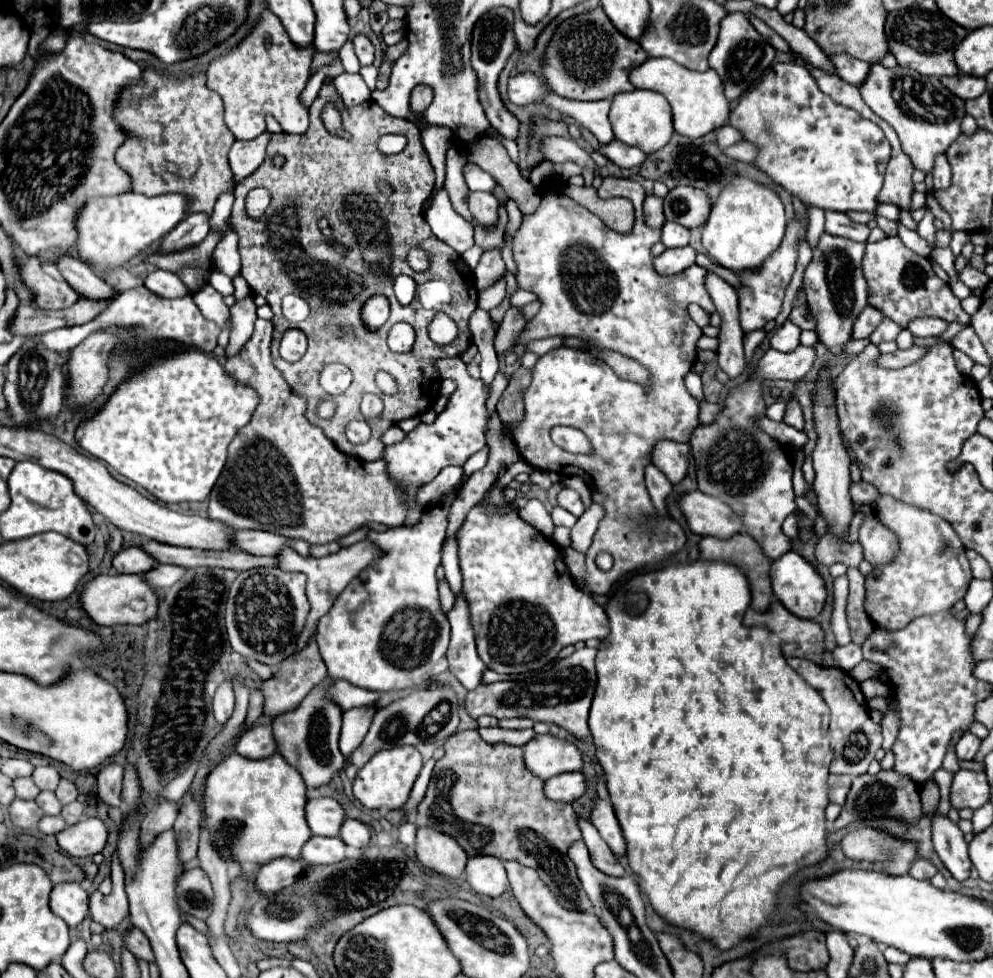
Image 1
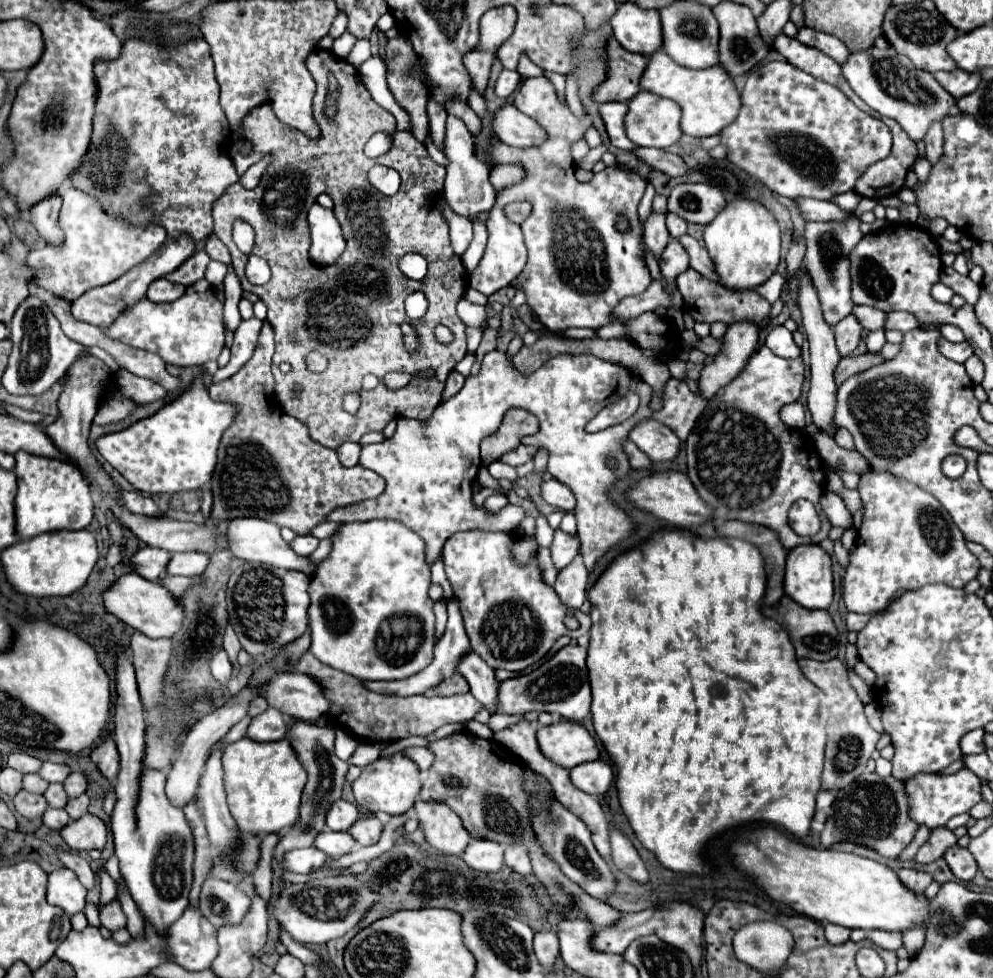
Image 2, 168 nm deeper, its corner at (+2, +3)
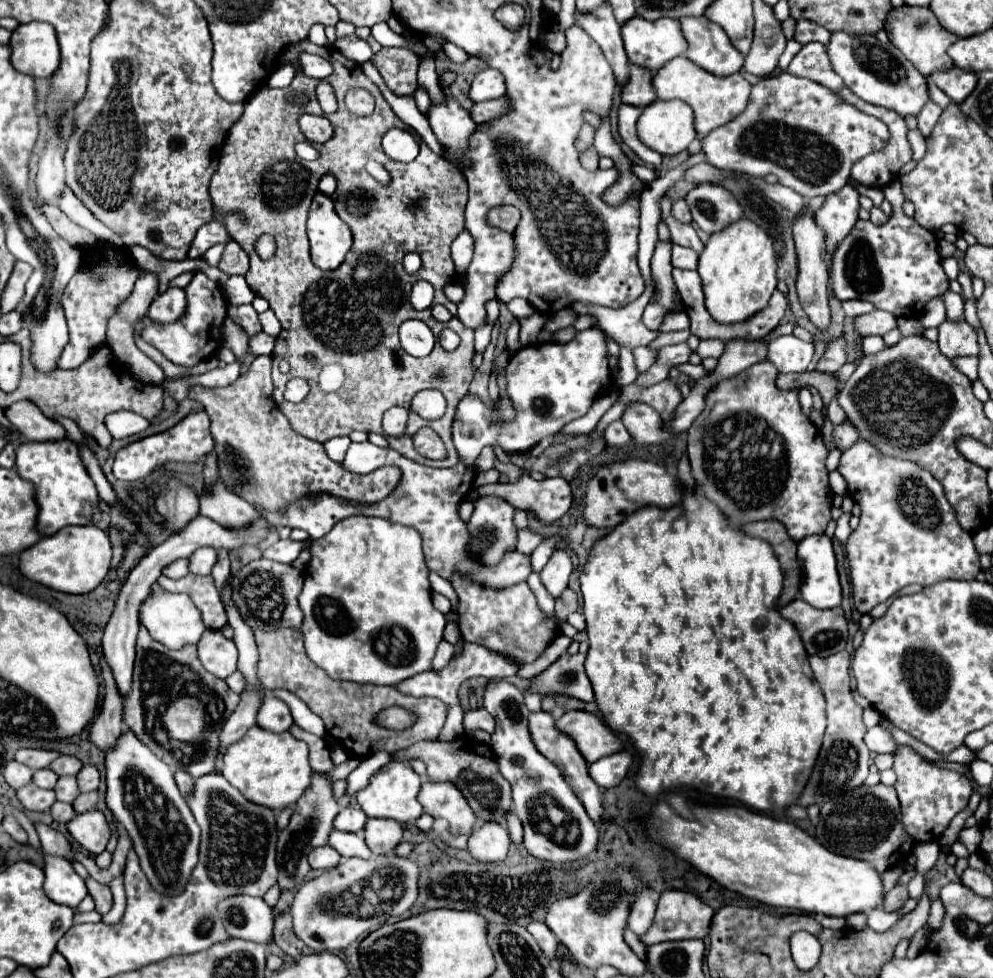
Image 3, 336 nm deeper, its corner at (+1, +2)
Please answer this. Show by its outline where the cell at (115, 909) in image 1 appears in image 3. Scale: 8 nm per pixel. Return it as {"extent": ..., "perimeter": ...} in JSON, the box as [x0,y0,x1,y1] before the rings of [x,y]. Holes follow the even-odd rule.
{"extent":[34,822,74,860],"perimeter":[[[34,822],[34,828],[40,836],[40,842],[44,846],[44,850],[48,854],[56,854],[56,856],[66,856],[68,860],[74,860],[74,856],[70,854],[70,842],[54,828],[42,824],[42,822]]]}

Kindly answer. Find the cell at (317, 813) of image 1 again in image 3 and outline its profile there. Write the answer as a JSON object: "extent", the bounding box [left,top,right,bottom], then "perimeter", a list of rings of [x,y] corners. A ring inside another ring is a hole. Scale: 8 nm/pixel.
{"extent":[334,808,368,832],"perimeter":[[[344,808],[336,816],[334,826],[344,826],[344,828],[336,828],[336,830],[344,830],[344,832],[362,832],[366,820],[368,820],[368,816],[360,808]]]}

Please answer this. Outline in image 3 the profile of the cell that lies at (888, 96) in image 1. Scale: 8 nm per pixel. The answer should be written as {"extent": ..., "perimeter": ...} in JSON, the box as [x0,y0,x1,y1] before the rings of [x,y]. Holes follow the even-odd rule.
{"extent":[826,32,928,116],"perimeter":[[[832,32],[826,48],[834,72],[862,100],[896,110],[900,116],[918,116],[922,106],[928,102],[926,76],[922,76],[892,42],[880,42],[872,34],[852,36],[848,32]]]}

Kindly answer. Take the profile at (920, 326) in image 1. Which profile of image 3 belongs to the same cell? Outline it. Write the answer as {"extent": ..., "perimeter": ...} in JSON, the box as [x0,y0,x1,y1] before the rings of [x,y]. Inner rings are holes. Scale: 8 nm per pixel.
{"extent":[854,310,896,336],"perimeter":[[[872,310],[868,314],[862,314],[858,318],[854,318],[854,328],[862,334],[862,336],[882,336],[888,330],[896,328],[896,316],[884,312],[884,310]]]}

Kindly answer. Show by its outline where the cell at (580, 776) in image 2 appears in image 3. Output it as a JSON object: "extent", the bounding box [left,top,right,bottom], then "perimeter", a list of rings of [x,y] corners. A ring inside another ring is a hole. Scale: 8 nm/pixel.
{"extent":[588,752,634,788],"perimeter":[[[616,752],[612,756],[600,758],[598,762],[590,764],[588,772],[592,774],[592,778],[594,778],[594,782],[598,786],[614,788],[626,778],[632,762],[634,762],[634,754],[632,752]]]}

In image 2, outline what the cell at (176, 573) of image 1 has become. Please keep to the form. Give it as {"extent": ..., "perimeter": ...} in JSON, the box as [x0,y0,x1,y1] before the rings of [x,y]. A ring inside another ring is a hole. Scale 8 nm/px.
{"extent":[167,553,209,577],"perimeter":[[[175,553],[171,555],[171,561],[167,565],[167,575],[183,575],[183,577],[195,577],[205,571],[209,565],[209,555],[205,553]]]}

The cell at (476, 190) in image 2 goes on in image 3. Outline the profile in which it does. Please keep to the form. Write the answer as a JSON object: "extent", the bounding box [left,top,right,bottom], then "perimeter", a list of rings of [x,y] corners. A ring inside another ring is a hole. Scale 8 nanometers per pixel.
{"extent":[428,96,476,170],"perimeter":[[[446,96],[444,102],[430,104],[428,120],[430,120],[430,126],[436,134],[436,138],[440,142],[444,142],[444,146],[448,146],[448,150],[452,150],[448,160],[452,160],[456,166],[460,166],[460,170],[464,170],[460,154],[464,152],[464,142],[466,142],[468,134],[472,134],[472,130],[476,128],[470,114],[460,106],[460,102],[456,98]]]}

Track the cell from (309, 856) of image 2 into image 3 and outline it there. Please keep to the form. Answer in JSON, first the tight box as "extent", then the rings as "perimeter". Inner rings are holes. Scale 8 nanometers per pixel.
{"extent":[308,846,340,870],"perimeter":[[[320,846],[316,850],[312,850],[312,854],[308,856],[308,862],[312,862],[314,870],[326,870],[326,868],[334,868],[340,862],[340,854],[336,854],[336,850],[332,846]]]}

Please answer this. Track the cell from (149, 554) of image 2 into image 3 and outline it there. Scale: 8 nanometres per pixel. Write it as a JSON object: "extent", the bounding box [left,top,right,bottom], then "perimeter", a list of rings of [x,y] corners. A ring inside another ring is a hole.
{"extent":[164,558,188,578],"perimeter":[[[184,558],[184,560],[172,562],[170,566],[164,568],[164,574],[170,576],[170,578],[182,578],[182,576],[186,576],[188,574],[188,560]]]}

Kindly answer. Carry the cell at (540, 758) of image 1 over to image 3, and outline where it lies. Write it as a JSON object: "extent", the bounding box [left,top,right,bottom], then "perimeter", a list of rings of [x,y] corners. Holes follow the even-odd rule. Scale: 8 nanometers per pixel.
{"extent":[556,710,624,764],"perimeter":[[[586,710],[566,712],[562,718],[558,718],[556,724],[558,730],[564,730],[564,734],[568,734],[576,742],[588,764],[616,754],[624,746],[624,740],[614,734],[612,728],[604,724],[604,720]]]}

